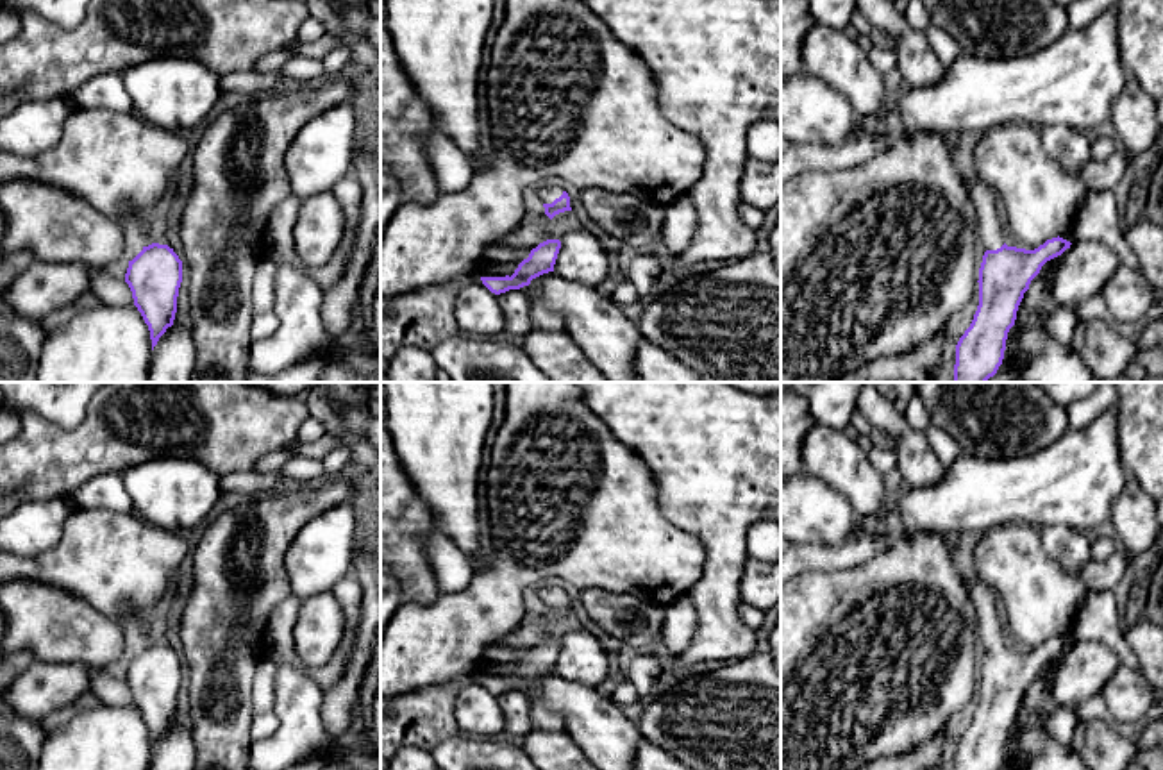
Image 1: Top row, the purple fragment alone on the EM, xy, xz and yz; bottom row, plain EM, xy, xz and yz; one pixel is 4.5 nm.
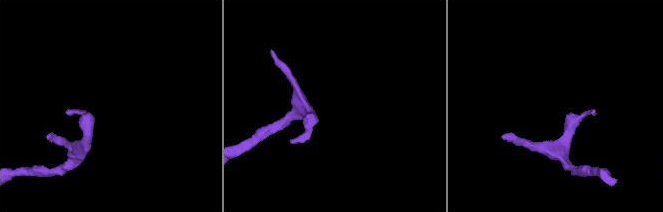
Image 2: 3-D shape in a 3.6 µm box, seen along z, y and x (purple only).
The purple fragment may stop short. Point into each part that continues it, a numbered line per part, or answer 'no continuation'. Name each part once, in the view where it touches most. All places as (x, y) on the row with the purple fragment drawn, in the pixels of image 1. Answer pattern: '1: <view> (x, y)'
1: xz (547, 193)

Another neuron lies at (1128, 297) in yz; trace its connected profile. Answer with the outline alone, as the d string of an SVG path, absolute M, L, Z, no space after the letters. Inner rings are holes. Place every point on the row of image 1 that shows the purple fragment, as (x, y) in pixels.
M1120 264L1099 295L1106 304L1109 322L1133 323L1145 320L1154 289L1140 270Z

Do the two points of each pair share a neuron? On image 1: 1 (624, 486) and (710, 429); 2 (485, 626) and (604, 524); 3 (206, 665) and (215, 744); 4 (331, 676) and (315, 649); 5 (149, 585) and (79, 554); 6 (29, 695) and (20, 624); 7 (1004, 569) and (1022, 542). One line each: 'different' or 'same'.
1: different
2: same
3: same
4: different
5: same
6: different
7: same

